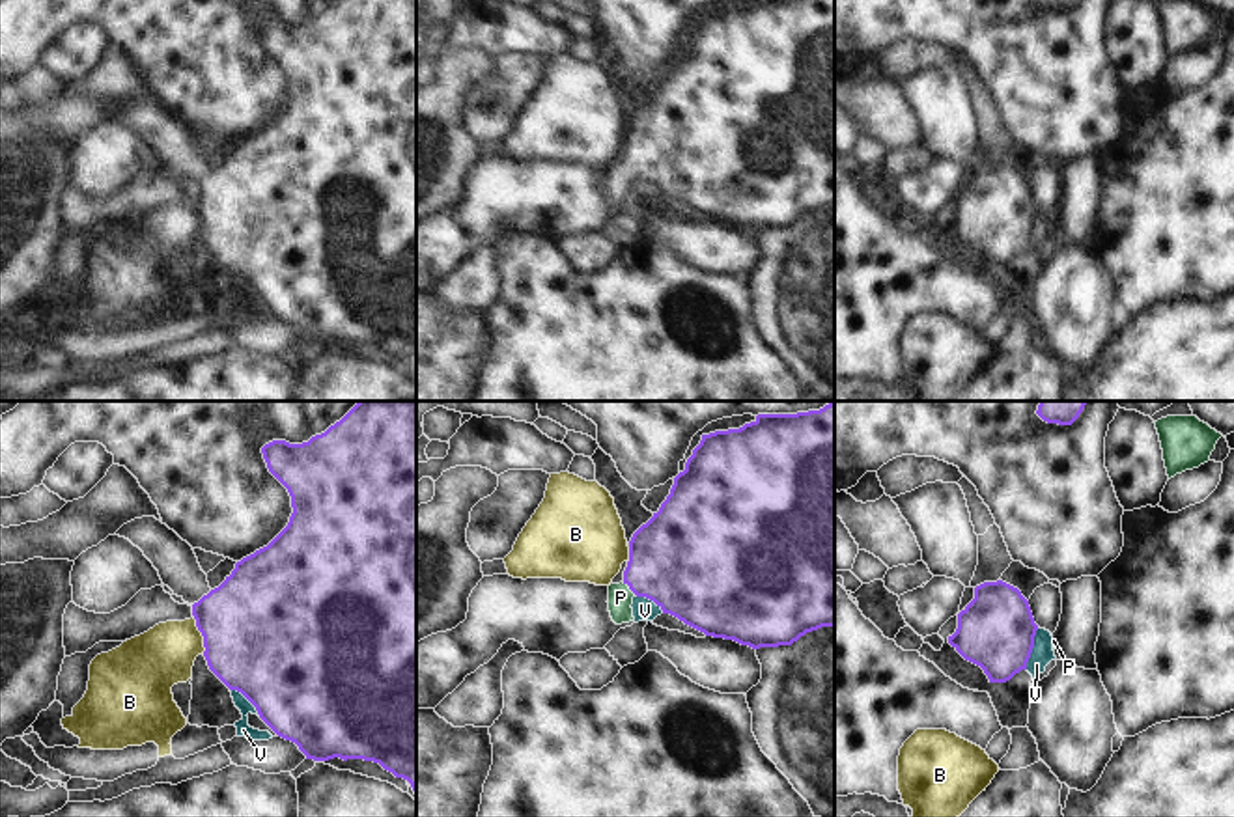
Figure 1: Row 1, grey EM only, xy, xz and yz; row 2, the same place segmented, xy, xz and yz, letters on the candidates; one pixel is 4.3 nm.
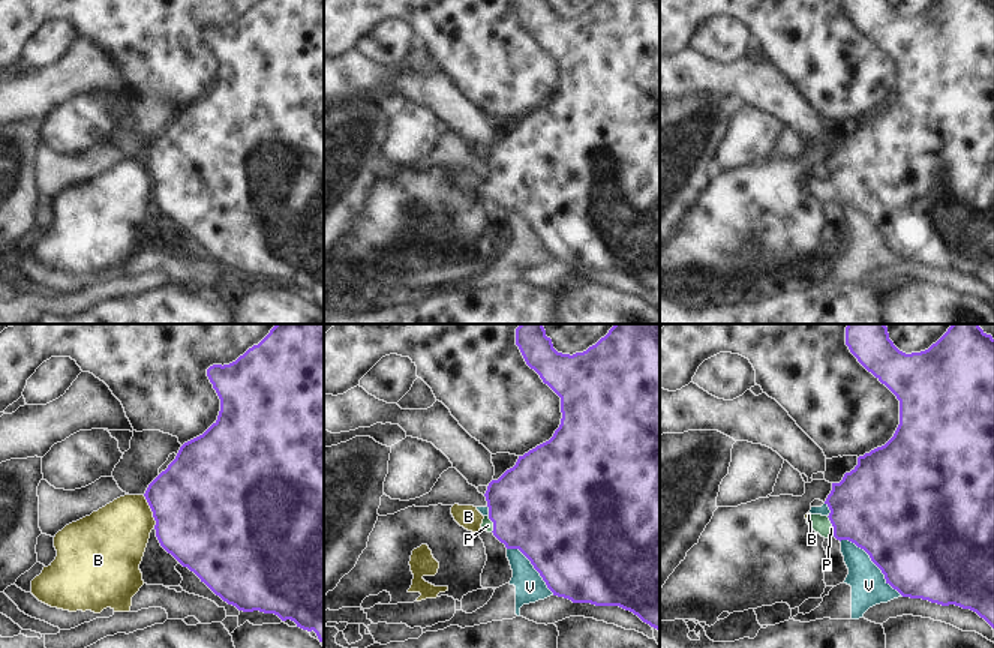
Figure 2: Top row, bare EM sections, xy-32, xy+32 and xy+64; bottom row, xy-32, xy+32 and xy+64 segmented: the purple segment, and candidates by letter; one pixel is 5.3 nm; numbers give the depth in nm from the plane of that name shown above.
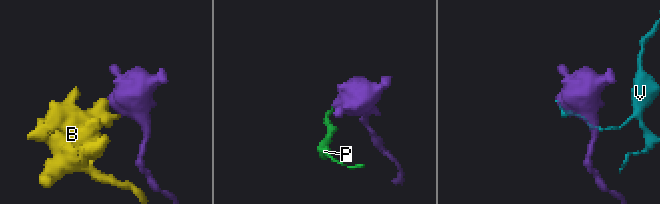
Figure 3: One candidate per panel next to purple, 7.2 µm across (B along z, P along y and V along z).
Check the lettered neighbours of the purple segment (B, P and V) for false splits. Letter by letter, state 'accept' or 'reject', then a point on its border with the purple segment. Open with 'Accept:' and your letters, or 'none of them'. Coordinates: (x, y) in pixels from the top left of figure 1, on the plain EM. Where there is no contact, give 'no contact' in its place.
Accept: P
B: reject | xy (202, 217)
P: accept | xz (630, 170)
V: reject | yz (1033, 228)

